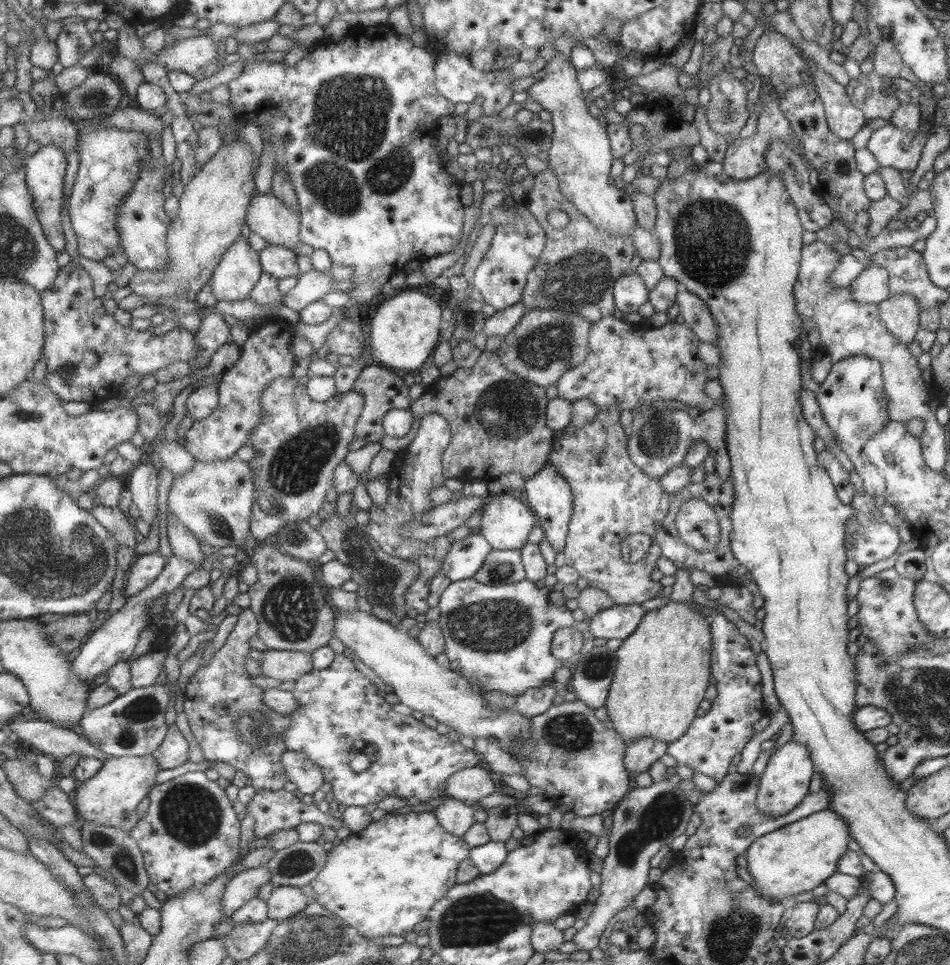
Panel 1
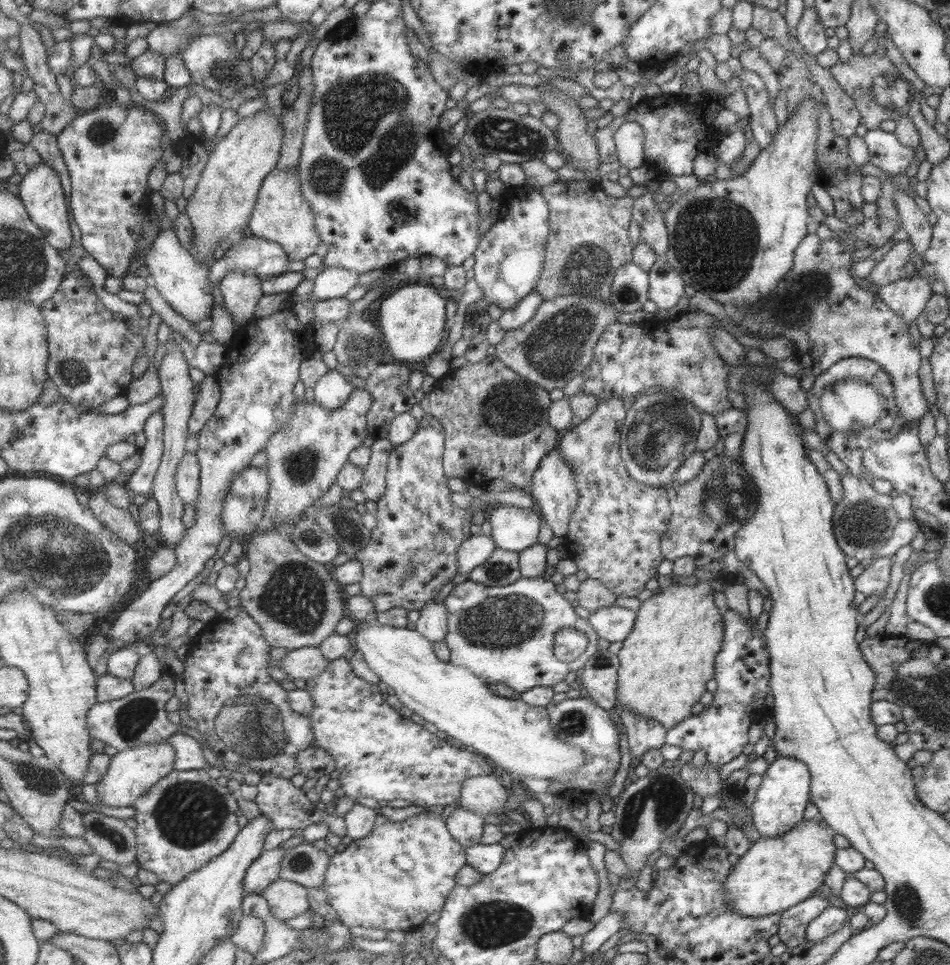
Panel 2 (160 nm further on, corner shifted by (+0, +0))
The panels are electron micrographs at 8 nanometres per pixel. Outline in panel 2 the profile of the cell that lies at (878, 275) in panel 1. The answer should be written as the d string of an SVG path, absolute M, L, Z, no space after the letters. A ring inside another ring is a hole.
M897 237L896 243L873 266L869 276L865 279L873 282L875 286L882 287L903 276L903 267L909 260L910 242L904 237Z

